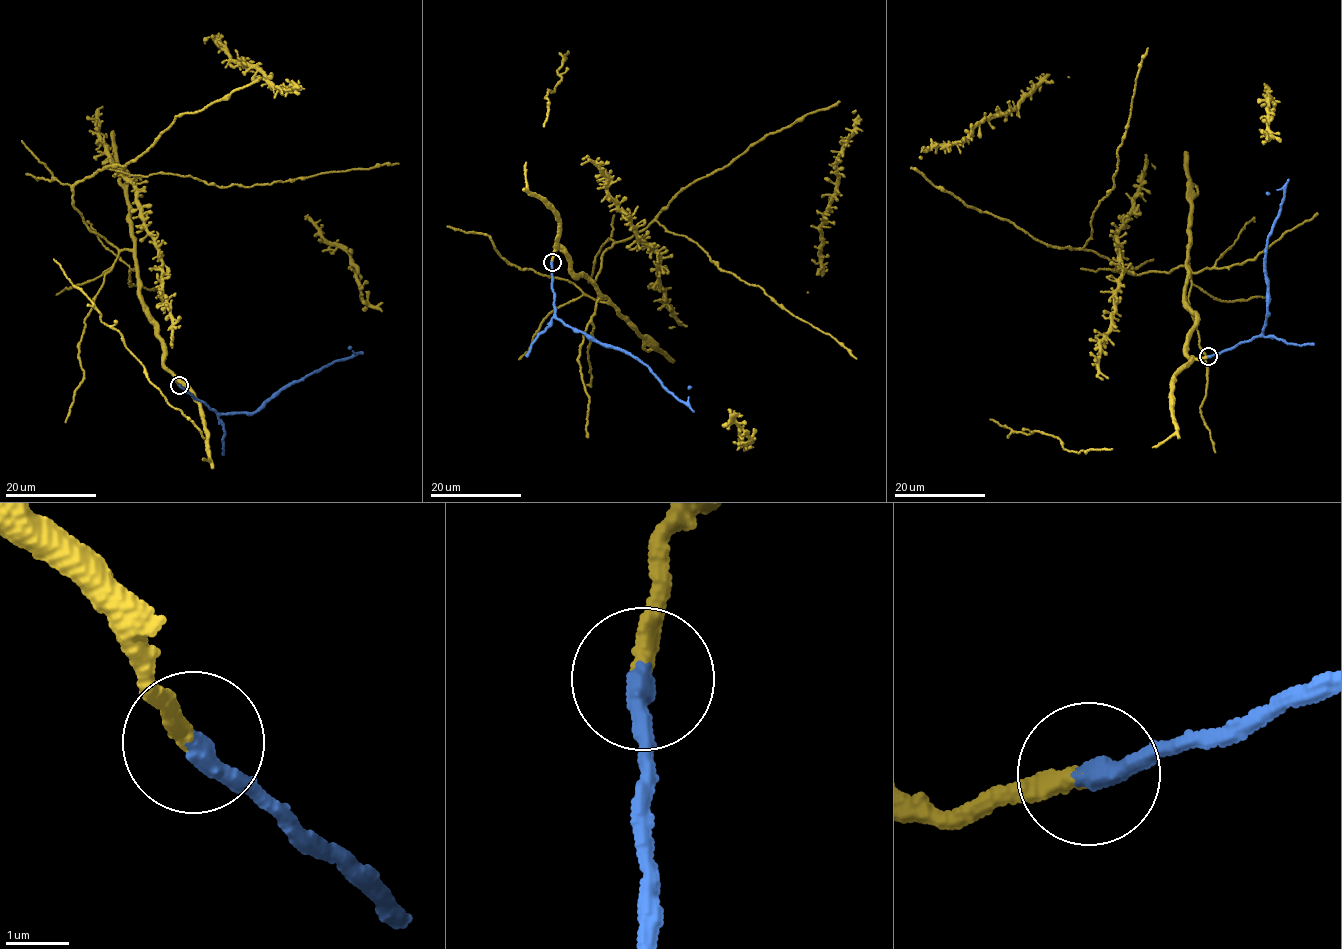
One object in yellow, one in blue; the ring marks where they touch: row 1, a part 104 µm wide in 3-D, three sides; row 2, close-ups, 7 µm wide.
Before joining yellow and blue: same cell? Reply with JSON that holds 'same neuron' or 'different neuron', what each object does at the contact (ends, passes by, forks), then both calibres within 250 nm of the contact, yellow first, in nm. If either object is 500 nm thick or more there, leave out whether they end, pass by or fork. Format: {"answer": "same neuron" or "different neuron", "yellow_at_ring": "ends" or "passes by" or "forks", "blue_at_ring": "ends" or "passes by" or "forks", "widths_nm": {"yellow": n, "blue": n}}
{"answer": "same neuron", "yellow_at_ring": "ends", "blue_at_ring": "ends", "widths_nm": {"yellow": 320, "blue": 320}}

